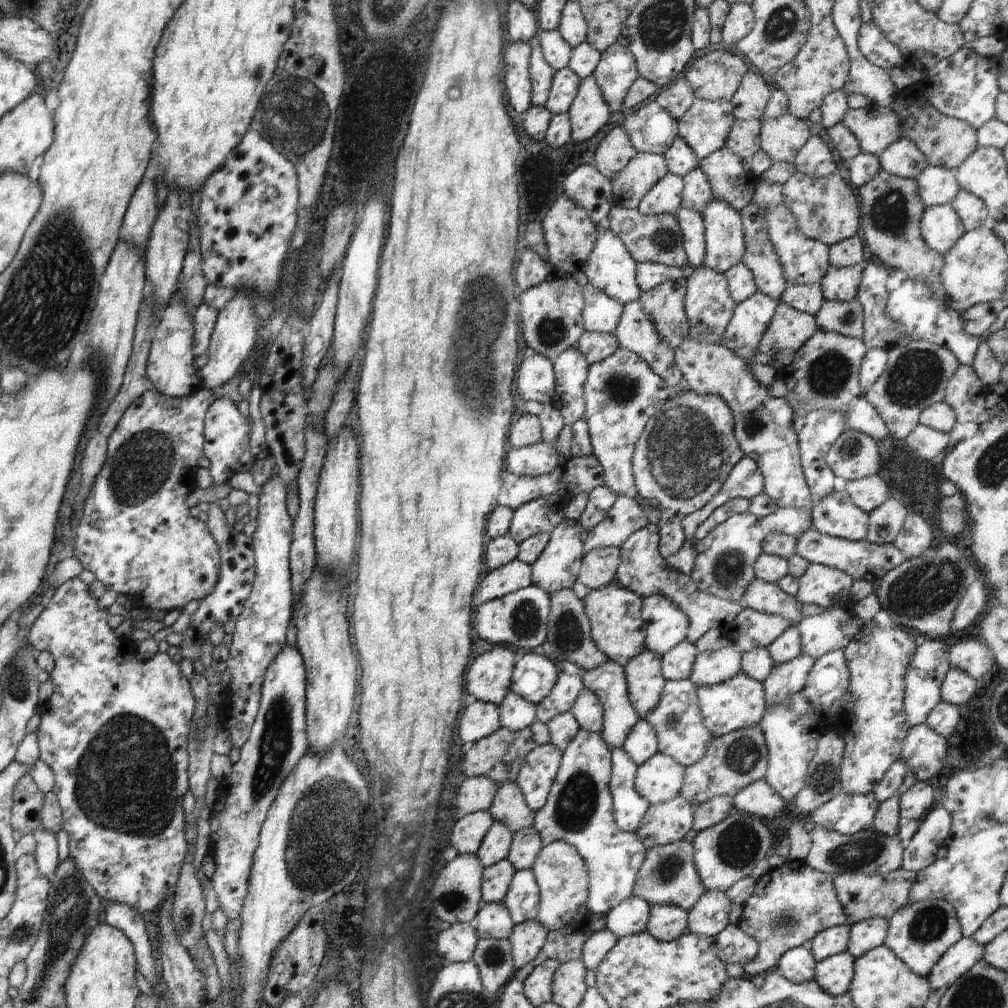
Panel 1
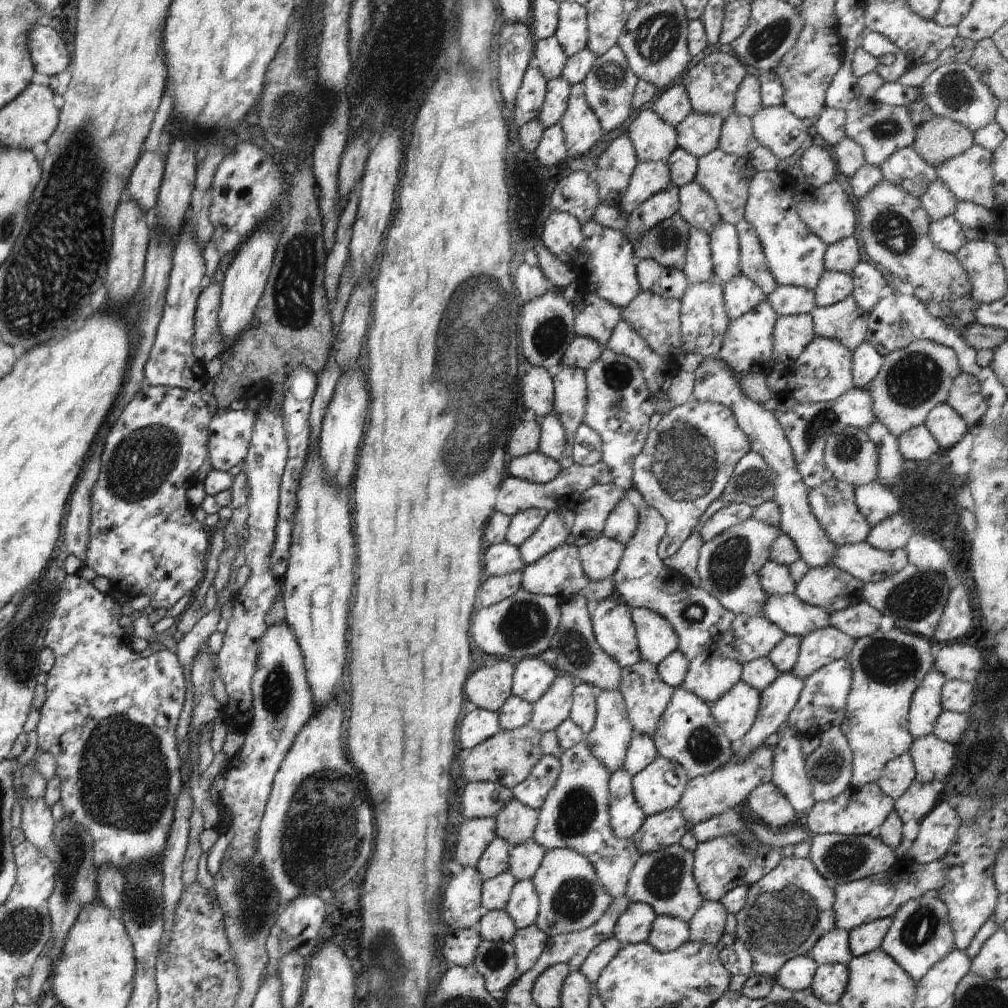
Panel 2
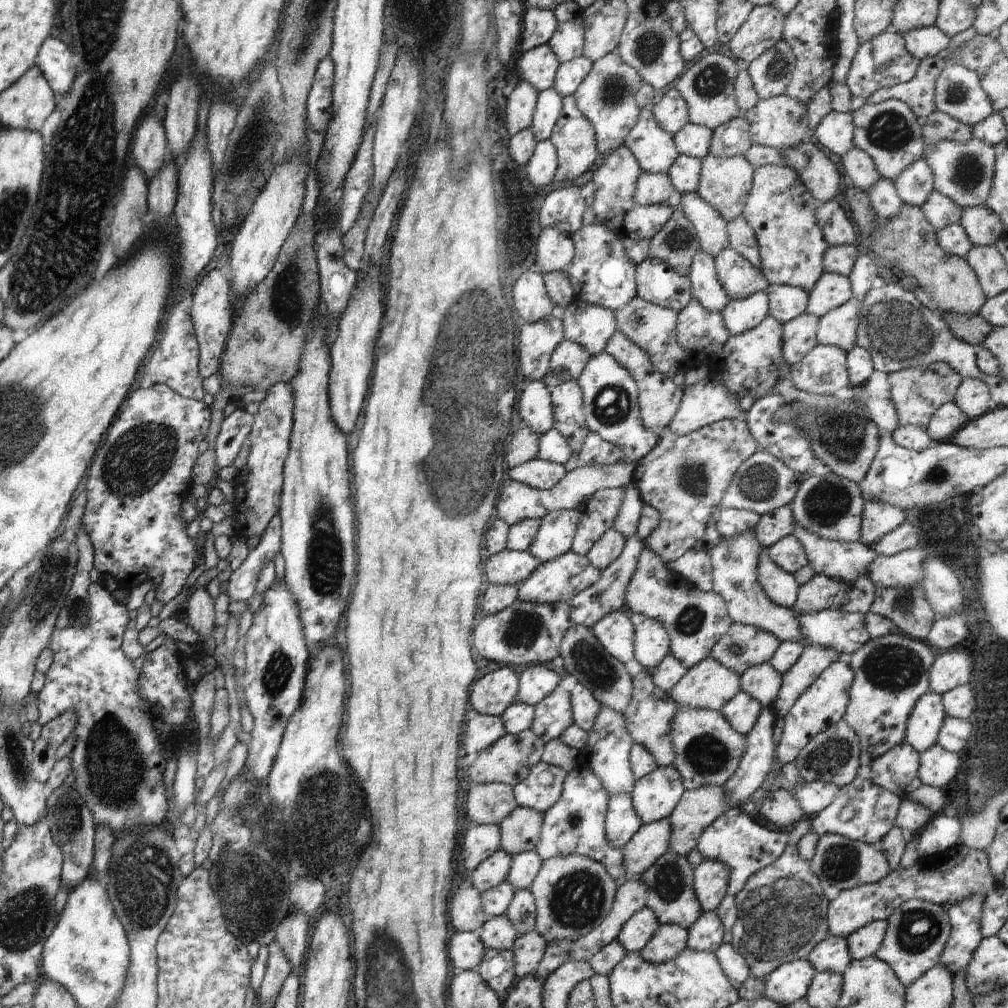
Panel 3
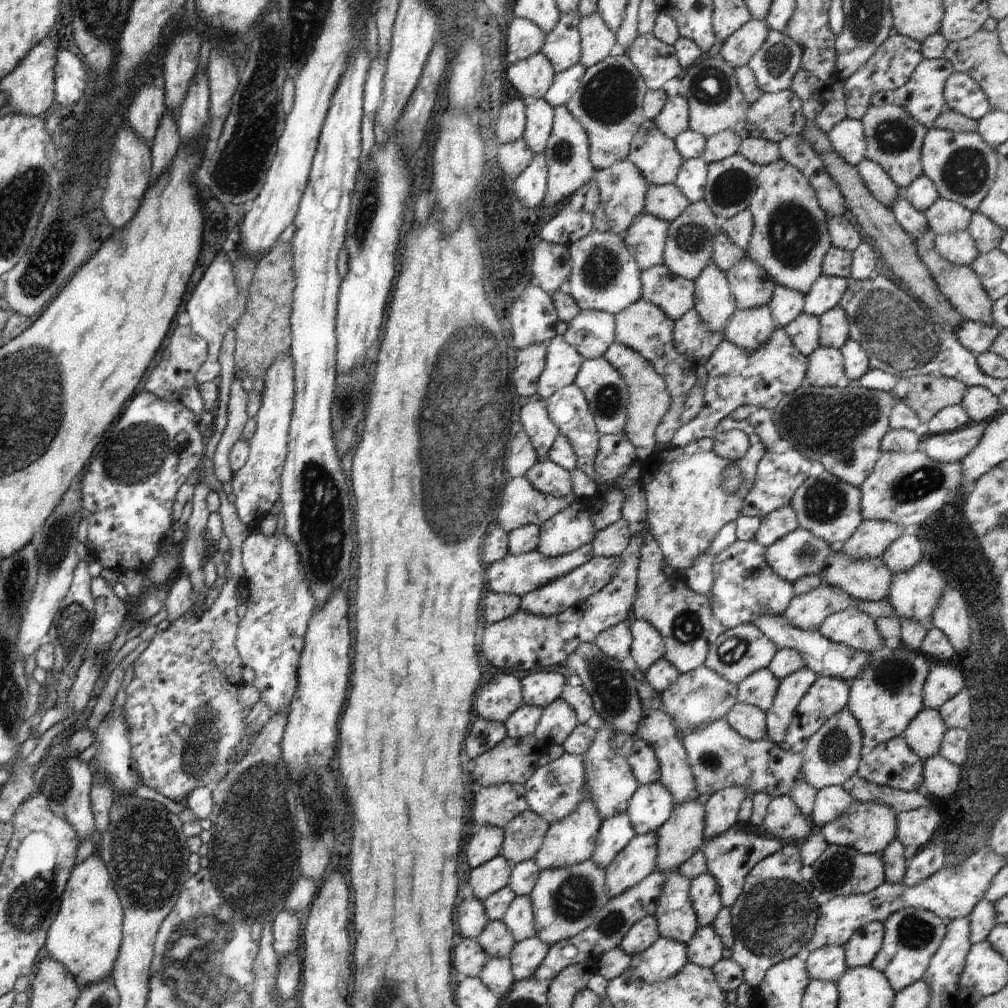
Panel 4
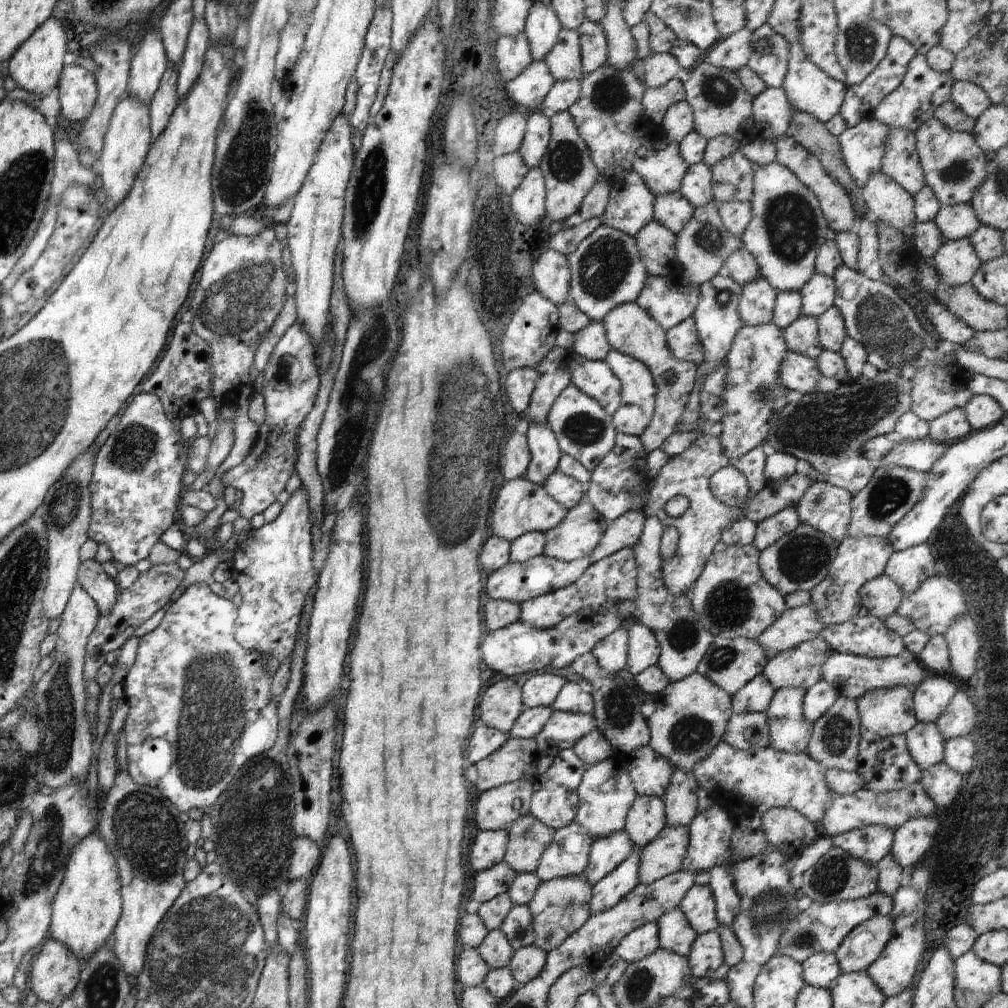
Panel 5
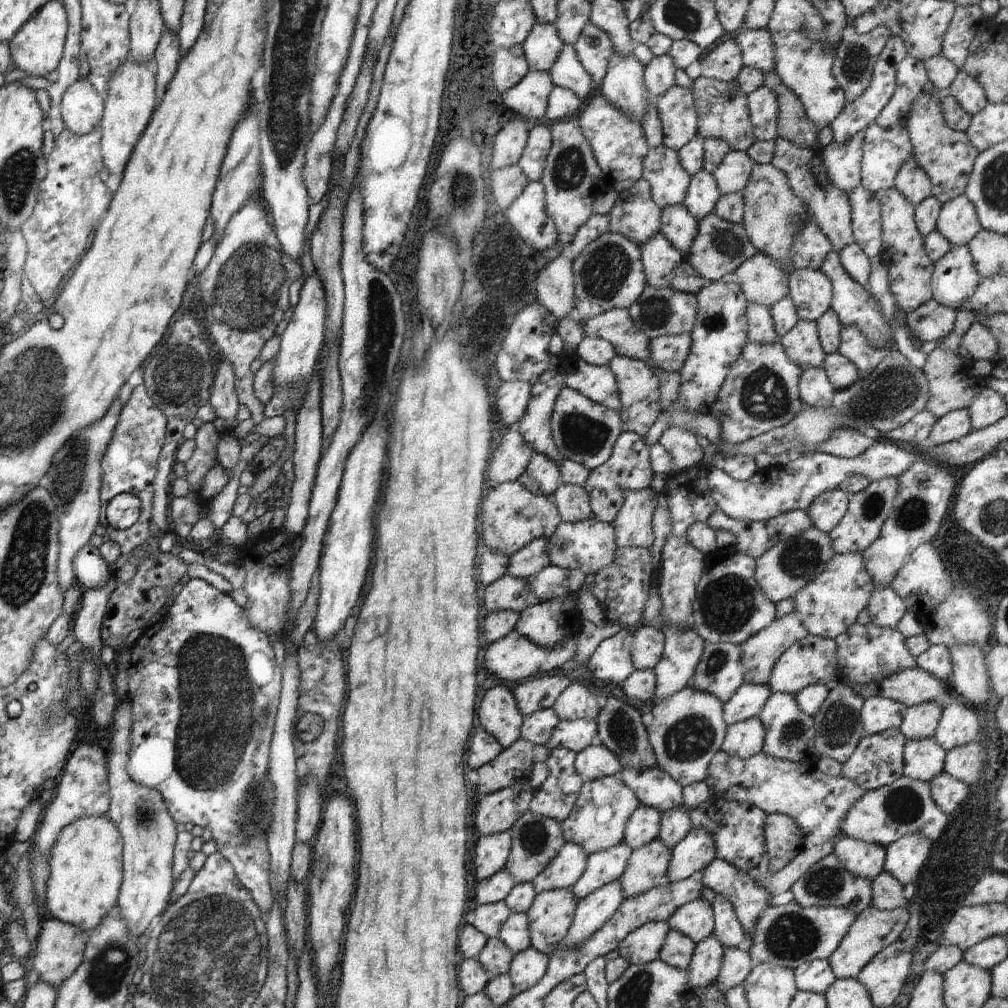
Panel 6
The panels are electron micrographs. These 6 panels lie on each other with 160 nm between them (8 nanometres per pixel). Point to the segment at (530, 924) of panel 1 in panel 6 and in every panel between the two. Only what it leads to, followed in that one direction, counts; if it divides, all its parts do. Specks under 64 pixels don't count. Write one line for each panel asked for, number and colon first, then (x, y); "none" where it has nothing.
2: (529, 943)
3: (528, 950)
4: (527, 955)
5: (527, 962)
6: (527, 968)

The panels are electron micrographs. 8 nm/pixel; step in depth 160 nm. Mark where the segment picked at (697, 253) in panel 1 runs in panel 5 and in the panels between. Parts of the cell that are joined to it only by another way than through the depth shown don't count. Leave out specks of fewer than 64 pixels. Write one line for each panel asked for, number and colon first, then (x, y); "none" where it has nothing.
2: (698, 268)
3: (706, 287)
4: (714, 301)
5: (717, 320)

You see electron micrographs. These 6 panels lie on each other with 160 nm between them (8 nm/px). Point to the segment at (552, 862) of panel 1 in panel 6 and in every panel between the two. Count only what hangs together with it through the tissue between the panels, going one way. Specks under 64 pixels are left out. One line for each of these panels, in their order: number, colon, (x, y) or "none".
2: (571, 896)
3: (573, 894)
4: (565, 901)
5: (560, 907)
6: (550, 915)

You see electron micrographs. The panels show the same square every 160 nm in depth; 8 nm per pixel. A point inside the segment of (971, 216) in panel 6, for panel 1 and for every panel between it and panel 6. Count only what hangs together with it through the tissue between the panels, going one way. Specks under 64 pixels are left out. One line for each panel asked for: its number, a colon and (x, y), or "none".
1: (937, 185)
2: (938, 201)
3: (941, 211)
4: (944, 217)
5: (957, 222)

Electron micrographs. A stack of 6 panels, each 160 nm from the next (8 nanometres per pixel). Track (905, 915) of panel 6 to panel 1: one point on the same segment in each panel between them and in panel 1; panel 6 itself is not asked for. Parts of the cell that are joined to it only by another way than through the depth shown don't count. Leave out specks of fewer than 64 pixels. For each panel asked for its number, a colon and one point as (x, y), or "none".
1: (865, 935)
2: (868, 937)
3: (863, 942)
4: (864, 944)
5: (864, 944)

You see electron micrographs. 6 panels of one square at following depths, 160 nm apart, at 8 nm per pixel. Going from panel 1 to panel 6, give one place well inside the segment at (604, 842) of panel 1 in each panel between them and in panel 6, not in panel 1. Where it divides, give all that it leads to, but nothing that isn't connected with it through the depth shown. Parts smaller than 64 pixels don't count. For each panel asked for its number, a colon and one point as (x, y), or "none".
2: (575, 815)
3: (575, 825)
4: (571, 841)
5: (568, 854)
6: (568, 865)

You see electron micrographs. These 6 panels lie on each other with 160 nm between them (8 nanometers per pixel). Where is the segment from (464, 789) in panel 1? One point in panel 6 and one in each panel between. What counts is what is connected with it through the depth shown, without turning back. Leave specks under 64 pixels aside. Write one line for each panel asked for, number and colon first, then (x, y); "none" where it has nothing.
2: (480, 800)
3: (489, 803)
4: (494, 806)
5: (497, 809)
6: (496, 813)

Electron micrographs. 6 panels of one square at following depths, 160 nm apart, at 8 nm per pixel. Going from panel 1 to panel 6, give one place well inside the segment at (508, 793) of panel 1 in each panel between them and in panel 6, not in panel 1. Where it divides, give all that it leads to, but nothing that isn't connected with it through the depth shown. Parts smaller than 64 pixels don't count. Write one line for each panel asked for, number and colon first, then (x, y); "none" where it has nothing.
2: (516, 822)
3: (520, 831)
4: (524, 834)
5: (528, 837)
6: (535, 839)

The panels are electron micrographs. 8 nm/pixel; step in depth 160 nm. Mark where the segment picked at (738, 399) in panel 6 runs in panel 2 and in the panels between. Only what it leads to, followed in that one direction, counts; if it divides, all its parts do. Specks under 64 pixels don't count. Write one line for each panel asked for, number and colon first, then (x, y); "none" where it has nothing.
2: (741, 295)
3: (739, 316)
4: (750, 329)
5: (754, 396)

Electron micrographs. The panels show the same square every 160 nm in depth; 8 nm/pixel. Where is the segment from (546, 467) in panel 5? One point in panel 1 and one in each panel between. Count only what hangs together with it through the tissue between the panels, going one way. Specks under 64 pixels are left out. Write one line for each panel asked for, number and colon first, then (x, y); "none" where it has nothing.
1: (536, 380)
2: (537, 390)
3: (535, 408)
4: (534, 415)

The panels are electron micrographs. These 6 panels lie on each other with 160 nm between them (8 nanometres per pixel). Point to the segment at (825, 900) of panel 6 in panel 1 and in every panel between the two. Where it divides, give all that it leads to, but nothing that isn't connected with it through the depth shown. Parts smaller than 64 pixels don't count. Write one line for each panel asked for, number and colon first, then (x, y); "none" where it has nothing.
1: (870, 853)
2: (843, 858)
3: (838, 861)
4: (841, 871)
5: (838, 876)

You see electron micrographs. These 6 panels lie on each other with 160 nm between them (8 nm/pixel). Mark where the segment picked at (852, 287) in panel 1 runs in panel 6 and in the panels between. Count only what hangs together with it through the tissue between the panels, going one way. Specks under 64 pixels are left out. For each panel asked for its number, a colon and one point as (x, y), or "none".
2: (834, 286)
3: (832, 290)
4: (826, 292)
5: (818, 295)
6: (811, 290)

